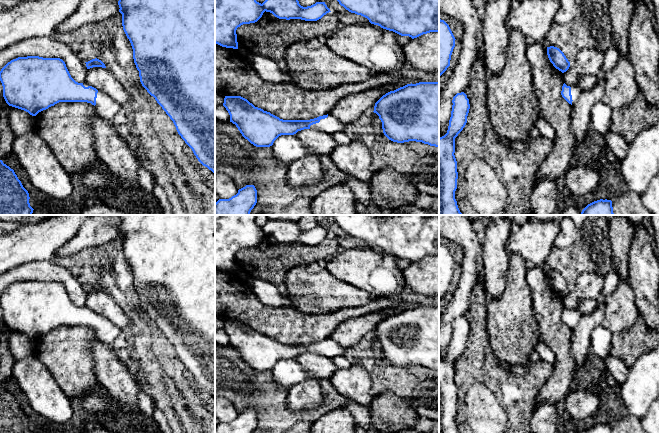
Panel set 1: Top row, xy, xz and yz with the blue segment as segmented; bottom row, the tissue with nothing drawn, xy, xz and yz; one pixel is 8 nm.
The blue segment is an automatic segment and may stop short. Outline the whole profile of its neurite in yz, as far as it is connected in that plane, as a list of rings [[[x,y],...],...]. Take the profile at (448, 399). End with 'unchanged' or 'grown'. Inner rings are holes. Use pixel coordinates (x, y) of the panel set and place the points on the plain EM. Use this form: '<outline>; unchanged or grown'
[[[464,316],[457,317],[452,327],[447,357],[439,362],[439,433],[459,433],[455,423],[458,403],[455,362],[467,347],[470,328]]]; unchanged

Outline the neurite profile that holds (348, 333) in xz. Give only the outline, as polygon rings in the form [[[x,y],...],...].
[[[397,305],[383,310],[348,319],[335,328],[330,338],[339,343],[344,349],[360,342],[363,338],[373,336],[375,327],[386,317],[394,315],[409,307]]]

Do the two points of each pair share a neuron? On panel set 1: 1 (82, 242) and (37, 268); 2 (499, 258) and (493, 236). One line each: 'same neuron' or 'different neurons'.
1: different neurons
2: same neuron

